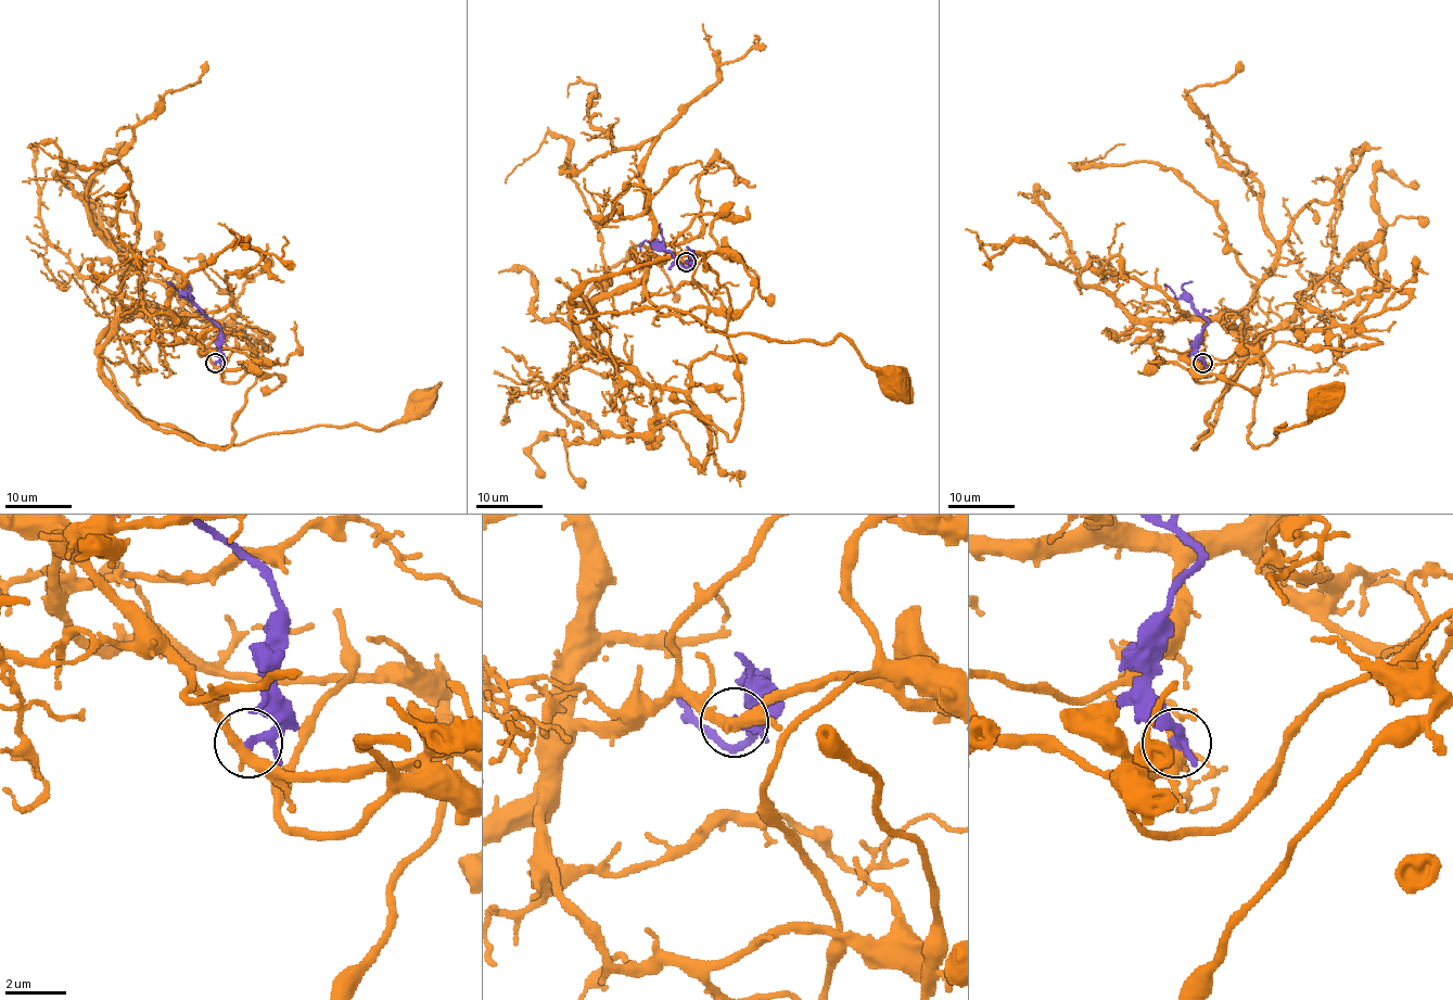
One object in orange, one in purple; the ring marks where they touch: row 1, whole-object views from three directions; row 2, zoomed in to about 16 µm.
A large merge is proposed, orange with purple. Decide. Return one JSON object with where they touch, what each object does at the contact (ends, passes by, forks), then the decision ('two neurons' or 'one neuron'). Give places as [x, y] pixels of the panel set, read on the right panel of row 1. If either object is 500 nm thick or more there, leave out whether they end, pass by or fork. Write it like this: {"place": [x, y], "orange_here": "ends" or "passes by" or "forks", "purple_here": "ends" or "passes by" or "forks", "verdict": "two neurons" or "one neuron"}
{"place": [1202, 363], "orange_here": "passes by", "purple_here": "passes by", "verdict": "two neurons"}

